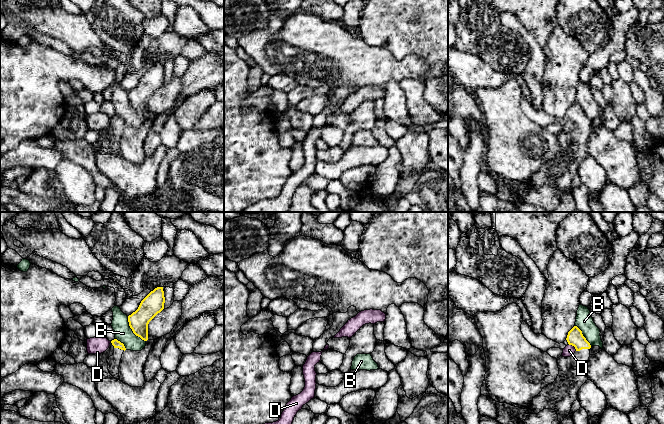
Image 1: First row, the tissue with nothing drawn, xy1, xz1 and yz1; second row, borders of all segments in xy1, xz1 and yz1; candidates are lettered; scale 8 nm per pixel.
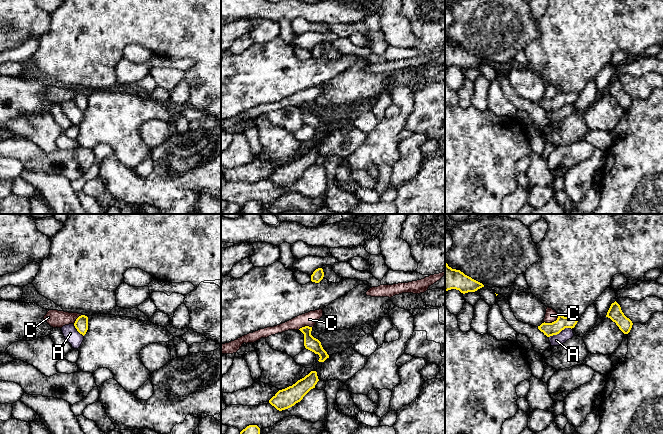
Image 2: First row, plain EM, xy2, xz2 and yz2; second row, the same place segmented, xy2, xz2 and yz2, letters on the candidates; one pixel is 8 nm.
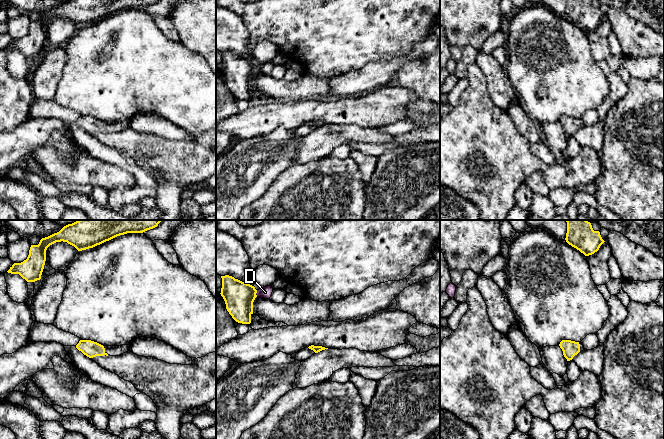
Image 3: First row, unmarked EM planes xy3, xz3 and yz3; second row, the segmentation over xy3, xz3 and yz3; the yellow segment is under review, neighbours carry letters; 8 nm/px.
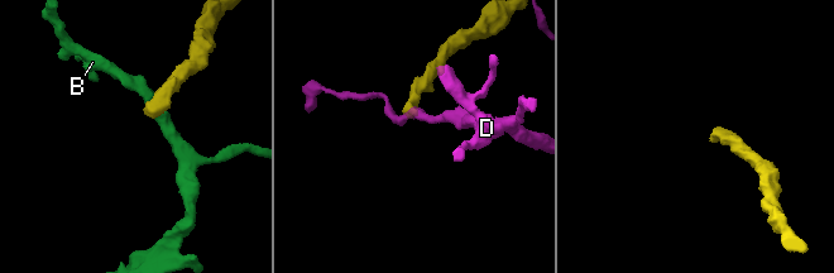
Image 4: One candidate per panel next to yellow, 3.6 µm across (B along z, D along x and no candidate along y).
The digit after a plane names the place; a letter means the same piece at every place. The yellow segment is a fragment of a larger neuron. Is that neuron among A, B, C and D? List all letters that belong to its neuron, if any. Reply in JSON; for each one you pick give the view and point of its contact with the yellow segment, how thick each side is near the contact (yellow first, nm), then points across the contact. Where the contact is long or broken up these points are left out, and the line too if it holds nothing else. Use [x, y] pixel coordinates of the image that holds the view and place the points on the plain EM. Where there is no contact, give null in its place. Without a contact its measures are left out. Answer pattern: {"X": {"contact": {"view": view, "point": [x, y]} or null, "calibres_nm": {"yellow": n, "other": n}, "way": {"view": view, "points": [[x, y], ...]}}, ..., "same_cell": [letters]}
{"same_cell": []}

